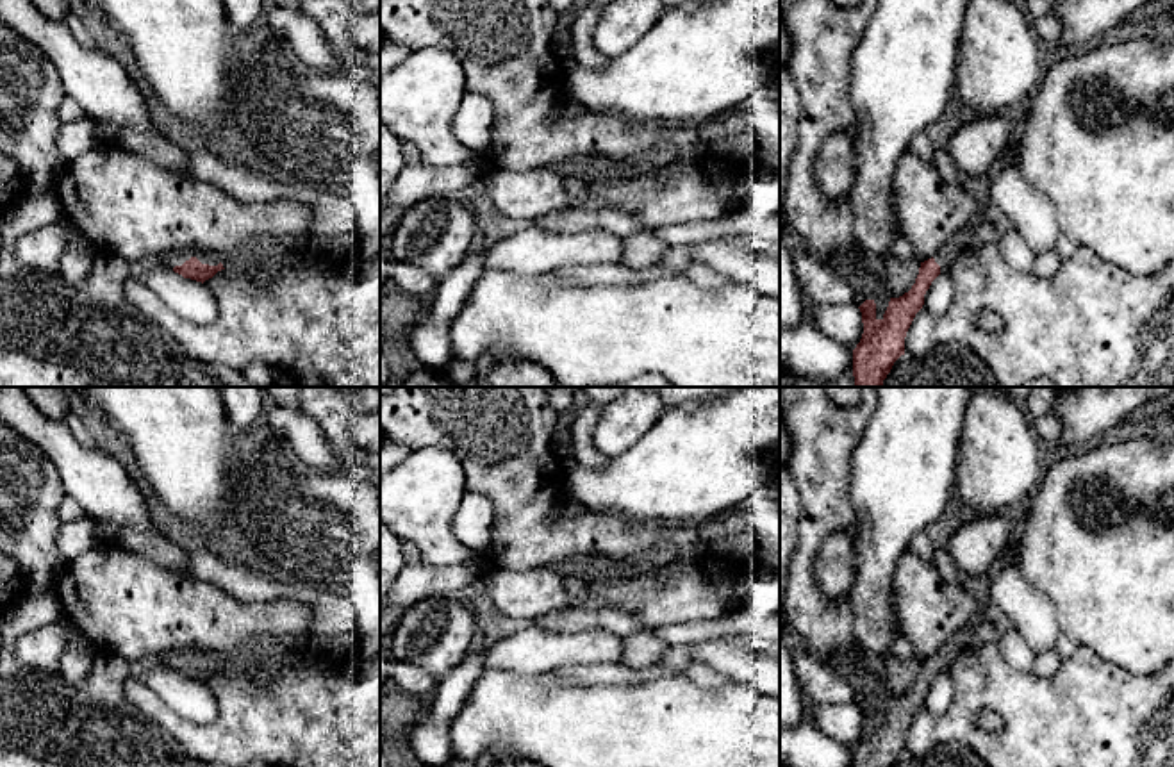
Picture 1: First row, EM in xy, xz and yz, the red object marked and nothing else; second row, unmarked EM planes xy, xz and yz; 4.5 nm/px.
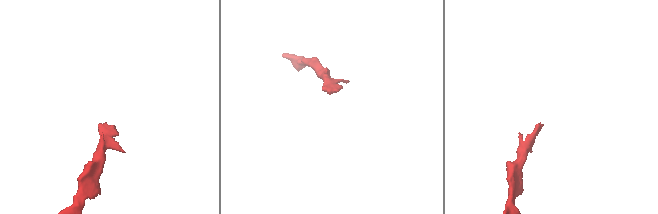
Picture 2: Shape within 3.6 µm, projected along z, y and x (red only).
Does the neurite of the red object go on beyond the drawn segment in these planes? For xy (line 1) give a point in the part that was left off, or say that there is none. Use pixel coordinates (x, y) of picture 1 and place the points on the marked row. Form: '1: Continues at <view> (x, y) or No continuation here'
1: Continues at xy (175, 257)

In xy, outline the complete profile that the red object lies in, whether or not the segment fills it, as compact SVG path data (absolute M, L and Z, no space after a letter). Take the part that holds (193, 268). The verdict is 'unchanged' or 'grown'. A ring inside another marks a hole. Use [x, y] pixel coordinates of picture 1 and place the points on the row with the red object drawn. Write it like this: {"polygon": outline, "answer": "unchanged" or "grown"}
{"polygon": "M171 250L159 257L162 264L171 268L175 273L202 284L221 269L234 269L239 266L236 255L221 260L216 253L198 250Z", "answer": "grown"}

